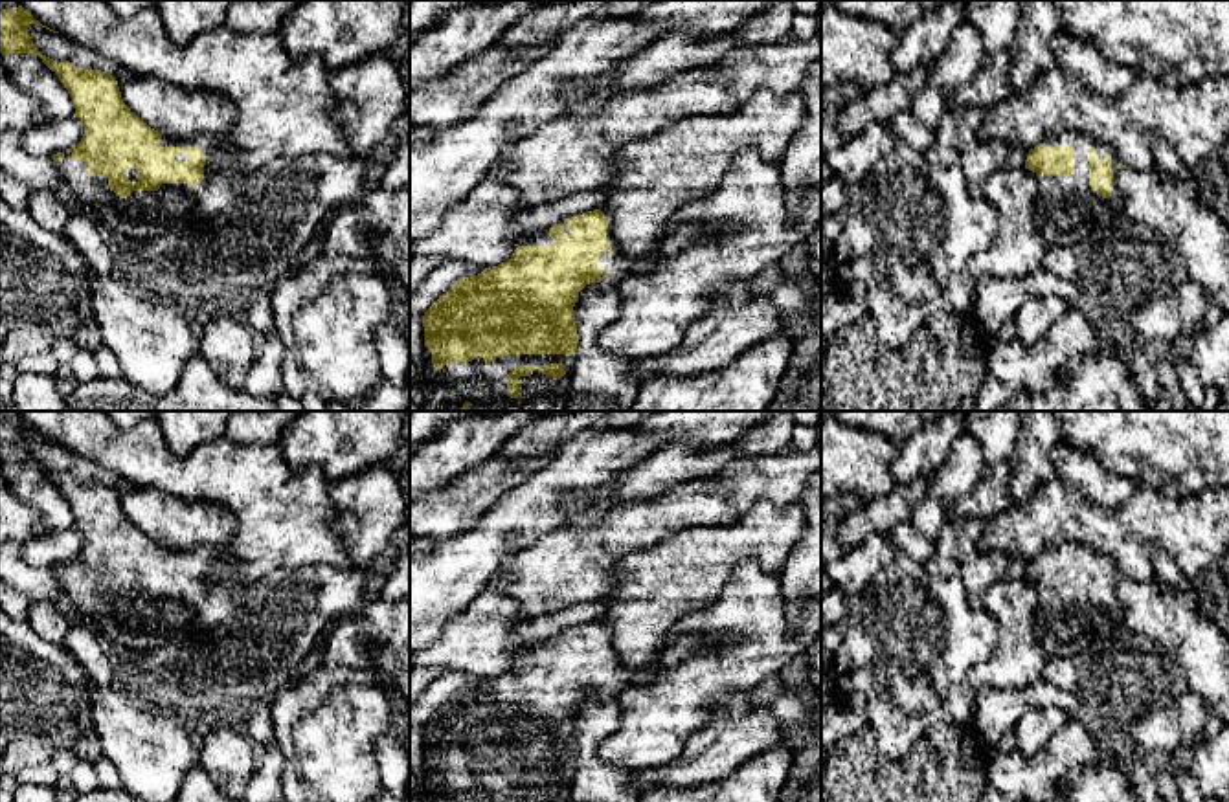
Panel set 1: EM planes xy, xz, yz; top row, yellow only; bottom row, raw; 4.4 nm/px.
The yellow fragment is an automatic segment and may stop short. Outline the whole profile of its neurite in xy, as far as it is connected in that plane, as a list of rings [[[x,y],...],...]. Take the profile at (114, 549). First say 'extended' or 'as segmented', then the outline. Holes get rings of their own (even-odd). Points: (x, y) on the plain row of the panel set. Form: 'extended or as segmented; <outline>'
extended; [[[22,417],[0,422],[0,464],[39,466],[68,501],[85,545],[77,556],[51,569],[66,595],[66,613],[90,624],[110,652],[193,644],[241,607],[248,584],[211,578],[220,552],[202,547],[176,551],[151,540],[123,514],[114,486],[42,466],[28,444],[31,435],[42,437]]]

